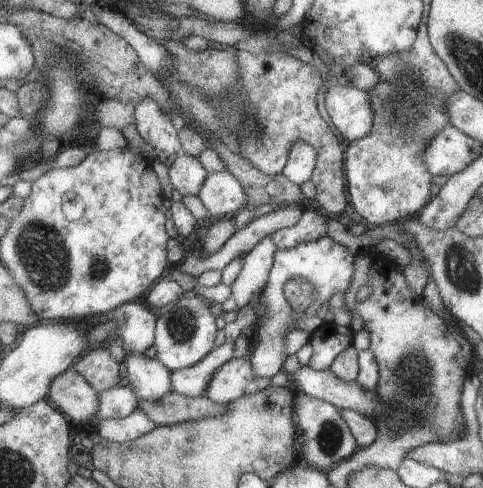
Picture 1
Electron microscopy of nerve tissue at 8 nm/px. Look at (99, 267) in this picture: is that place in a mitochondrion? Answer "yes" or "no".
yes

